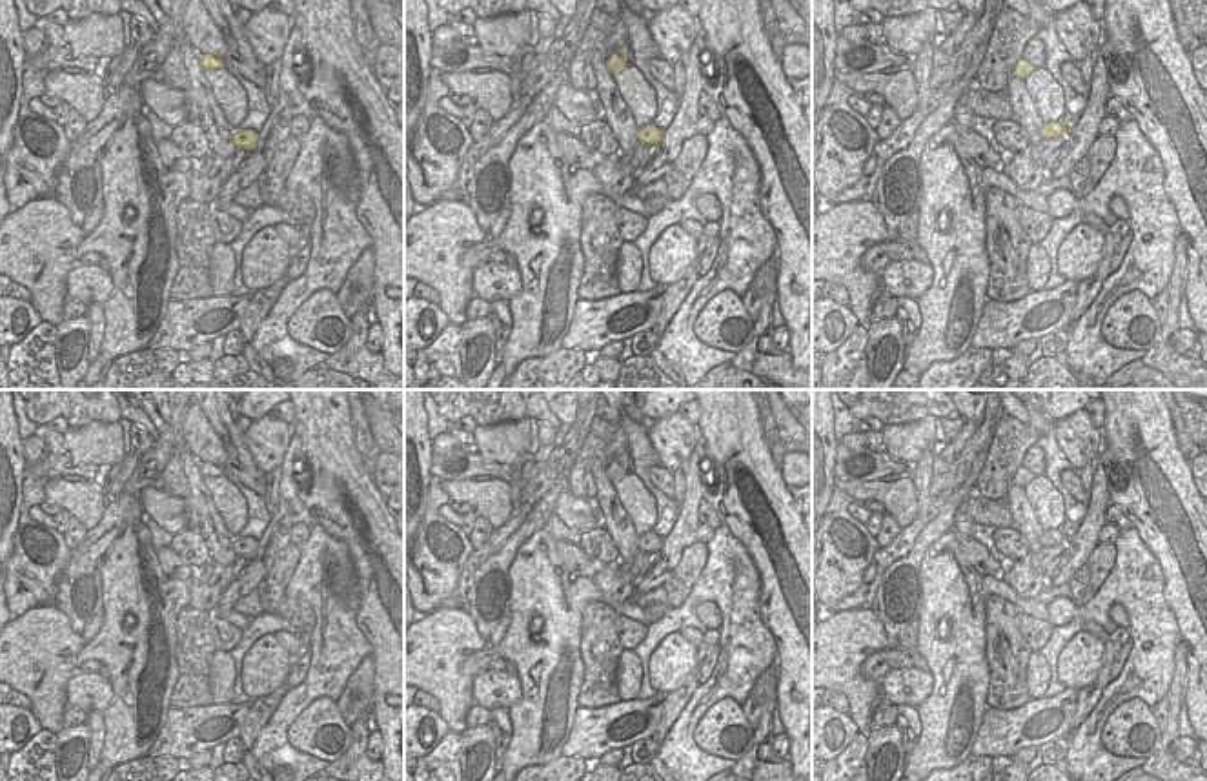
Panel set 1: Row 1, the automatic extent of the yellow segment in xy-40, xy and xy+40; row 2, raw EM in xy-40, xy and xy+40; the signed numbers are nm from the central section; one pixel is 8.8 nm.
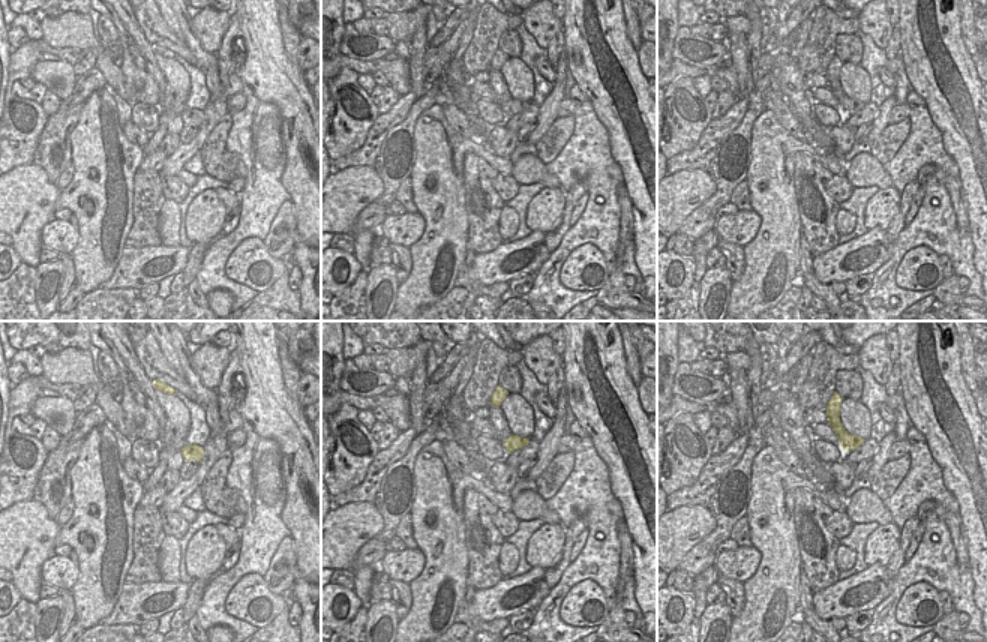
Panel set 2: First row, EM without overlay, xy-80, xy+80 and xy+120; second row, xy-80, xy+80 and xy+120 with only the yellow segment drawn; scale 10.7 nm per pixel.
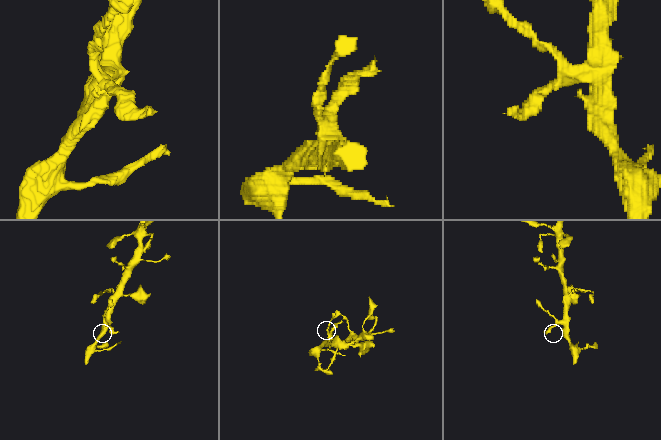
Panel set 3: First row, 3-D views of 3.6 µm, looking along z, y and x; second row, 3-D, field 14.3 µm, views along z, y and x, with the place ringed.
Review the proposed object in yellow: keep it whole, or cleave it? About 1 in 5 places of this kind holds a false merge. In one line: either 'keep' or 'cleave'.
keep

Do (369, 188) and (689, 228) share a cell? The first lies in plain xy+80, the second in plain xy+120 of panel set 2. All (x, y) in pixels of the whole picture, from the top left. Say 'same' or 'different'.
different

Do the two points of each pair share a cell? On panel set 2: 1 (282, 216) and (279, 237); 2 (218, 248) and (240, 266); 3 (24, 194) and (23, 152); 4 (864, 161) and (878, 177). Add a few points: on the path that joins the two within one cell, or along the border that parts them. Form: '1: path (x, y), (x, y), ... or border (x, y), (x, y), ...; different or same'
1: path (282, 221), (282, 233); same
2: border (257, 236), (246, 237), (230, 255), (228, 279); different
3: border (32, 162), (15, 167); different
4: path (866, 165), (873, 173); same

